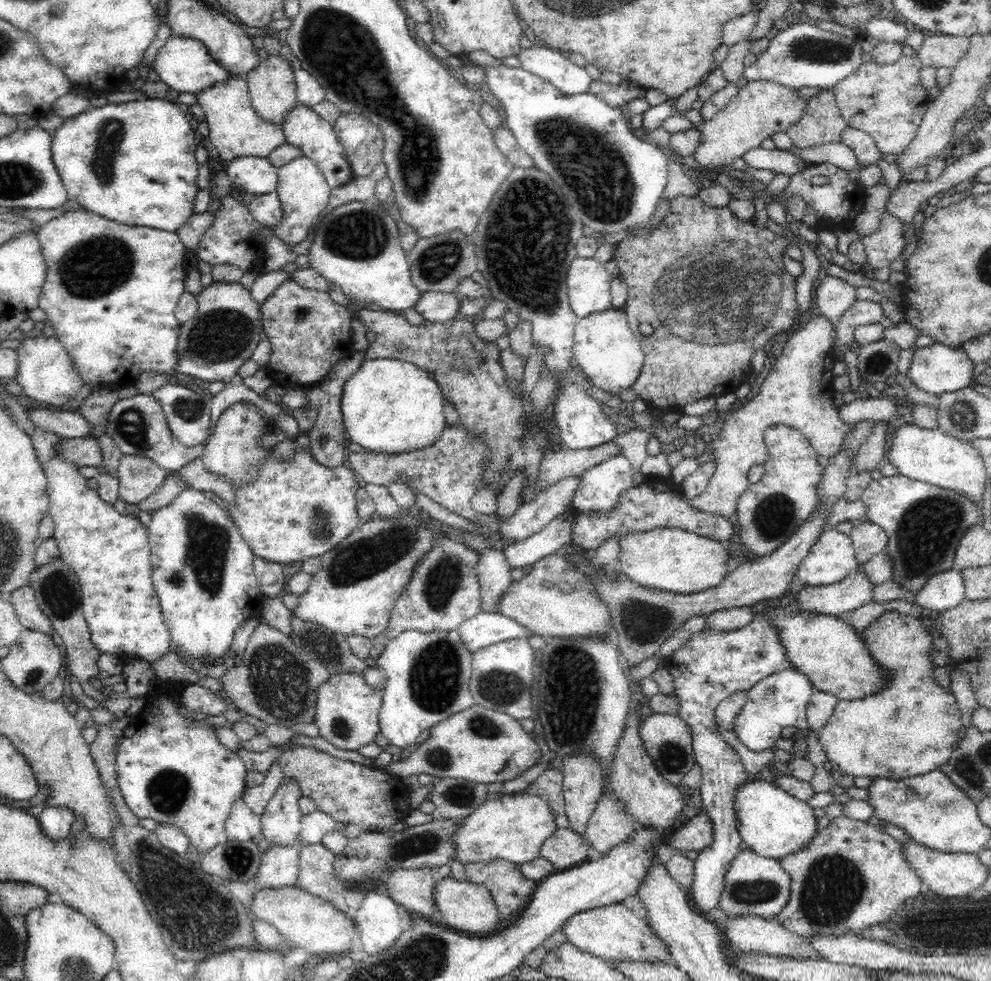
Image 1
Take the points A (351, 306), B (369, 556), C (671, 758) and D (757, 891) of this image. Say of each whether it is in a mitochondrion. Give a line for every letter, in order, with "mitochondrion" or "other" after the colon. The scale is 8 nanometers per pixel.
A: other
B: mitochondrion
C: mitochondrion
D: mitochondrion

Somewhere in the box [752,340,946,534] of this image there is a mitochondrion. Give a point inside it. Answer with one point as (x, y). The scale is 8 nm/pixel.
(878, 362)

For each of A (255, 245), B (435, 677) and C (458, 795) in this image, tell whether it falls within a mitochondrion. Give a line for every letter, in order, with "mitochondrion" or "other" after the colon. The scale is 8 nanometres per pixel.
A: other
B: mitochondrion
C: mitochondrion

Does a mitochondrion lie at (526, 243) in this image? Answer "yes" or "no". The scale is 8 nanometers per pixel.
yes

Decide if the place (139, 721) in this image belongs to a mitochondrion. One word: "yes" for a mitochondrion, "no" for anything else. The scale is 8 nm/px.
no

